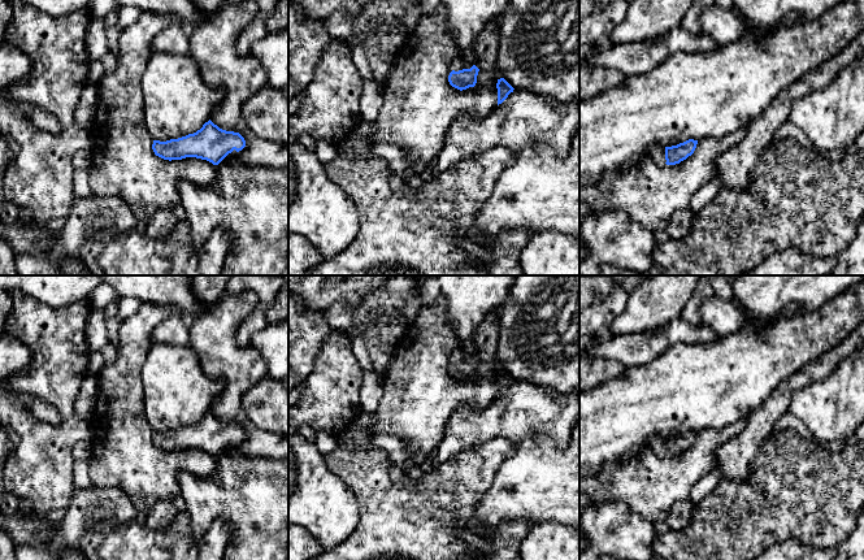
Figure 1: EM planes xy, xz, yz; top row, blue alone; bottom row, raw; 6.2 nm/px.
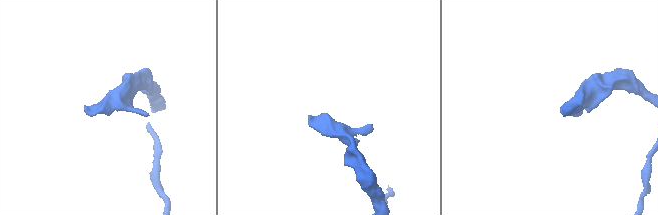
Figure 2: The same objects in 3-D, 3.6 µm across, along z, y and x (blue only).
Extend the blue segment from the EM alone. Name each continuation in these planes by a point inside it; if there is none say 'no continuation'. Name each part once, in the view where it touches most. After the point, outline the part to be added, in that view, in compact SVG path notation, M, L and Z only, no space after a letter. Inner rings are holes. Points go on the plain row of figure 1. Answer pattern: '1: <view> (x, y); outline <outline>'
1: yz (656, 443); outline M650 437L648 444L651 450L654 450L659 456L664 456L667 453L665 451L665 438L660 437Z

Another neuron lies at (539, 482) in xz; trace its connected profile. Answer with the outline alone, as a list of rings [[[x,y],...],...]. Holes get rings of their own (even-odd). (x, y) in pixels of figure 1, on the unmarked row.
[[[579,422],[574,426],[570,440],[564,450],[559,450],[548,437],[534,437],[517,446],[516,452],[508,457],[498,469],[490,489],[476,507],[476,520],[489,530],[496,529],[507,522],[527,520],[531,525],[546,521],[556,521],[579,529]]]

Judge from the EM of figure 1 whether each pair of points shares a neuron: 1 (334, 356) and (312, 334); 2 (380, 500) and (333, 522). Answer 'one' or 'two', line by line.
1: two
2: two

